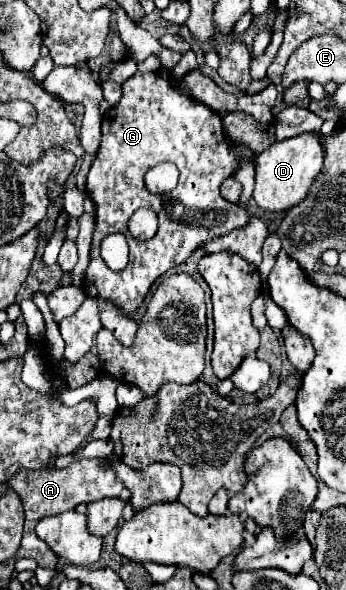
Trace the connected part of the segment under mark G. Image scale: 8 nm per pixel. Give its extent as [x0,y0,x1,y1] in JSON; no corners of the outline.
[82,71,256,317]

